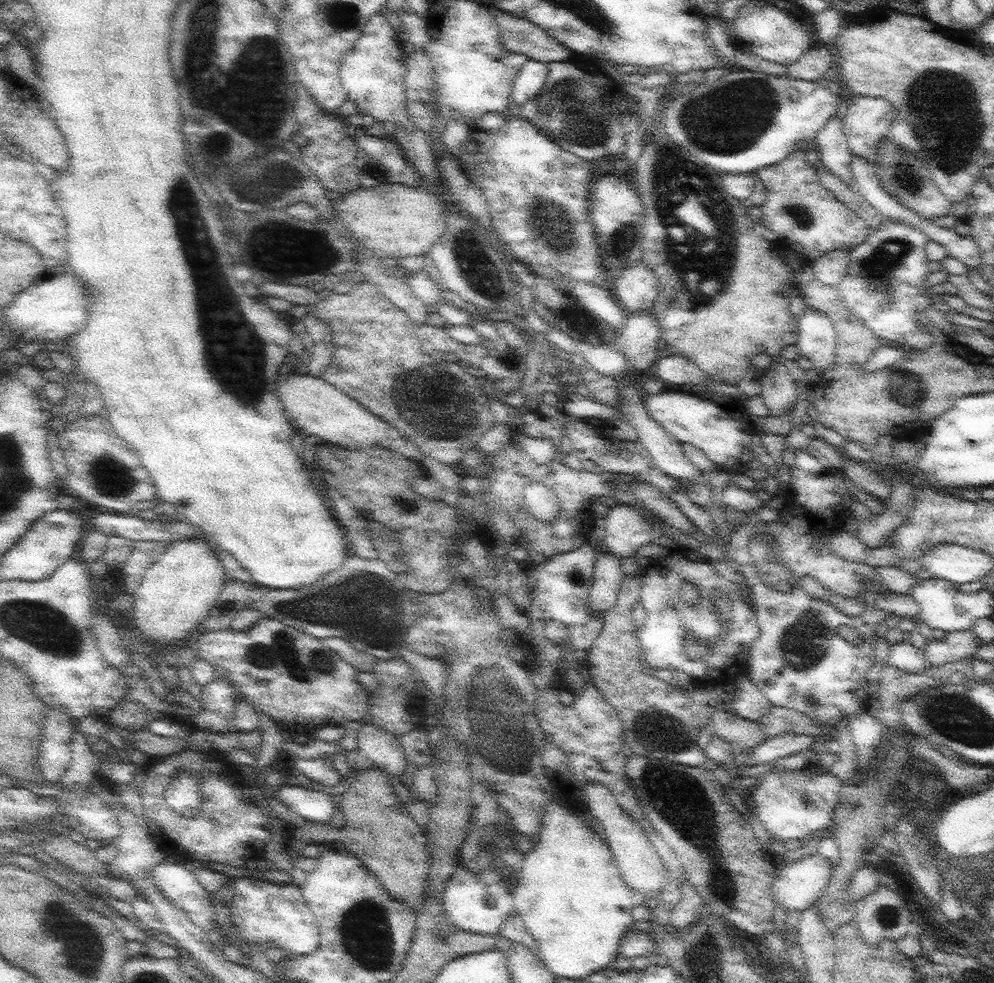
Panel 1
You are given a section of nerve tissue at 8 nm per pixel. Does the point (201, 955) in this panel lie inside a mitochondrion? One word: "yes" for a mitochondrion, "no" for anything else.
no

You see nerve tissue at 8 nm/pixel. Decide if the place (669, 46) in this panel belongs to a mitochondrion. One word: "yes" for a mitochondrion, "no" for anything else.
no

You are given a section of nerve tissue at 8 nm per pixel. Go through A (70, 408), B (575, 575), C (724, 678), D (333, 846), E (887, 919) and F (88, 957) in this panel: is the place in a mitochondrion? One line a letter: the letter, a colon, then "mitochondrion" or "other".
A: other
B: mitochondrion
C: other
D: other
E: mitochondrion
F: mitochondrion

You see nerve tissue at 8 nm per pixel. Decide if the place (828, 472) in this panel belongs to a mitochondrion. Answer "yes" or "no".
no

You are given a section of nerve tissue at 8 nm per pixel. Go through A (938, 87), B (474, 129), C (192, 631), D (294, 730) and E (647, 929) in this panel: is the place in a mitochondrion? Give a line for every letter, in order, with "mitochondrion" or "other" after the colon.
A: mitochondrion
B: other
C: other
D: other
E: other

